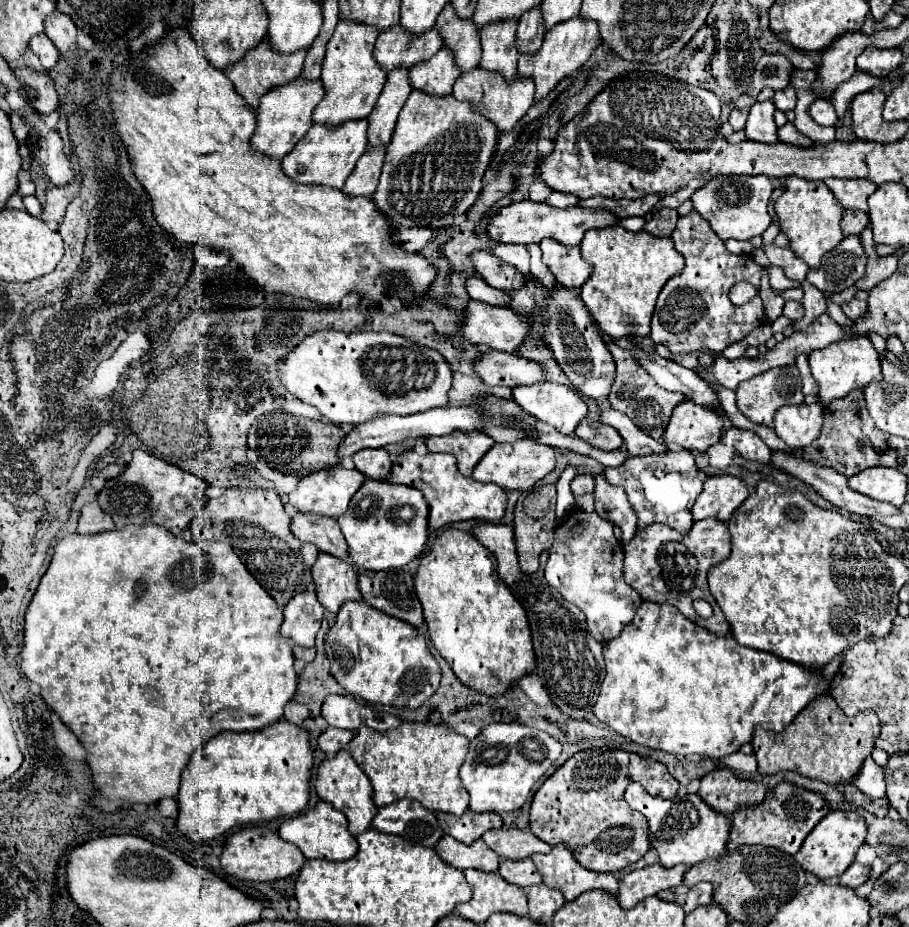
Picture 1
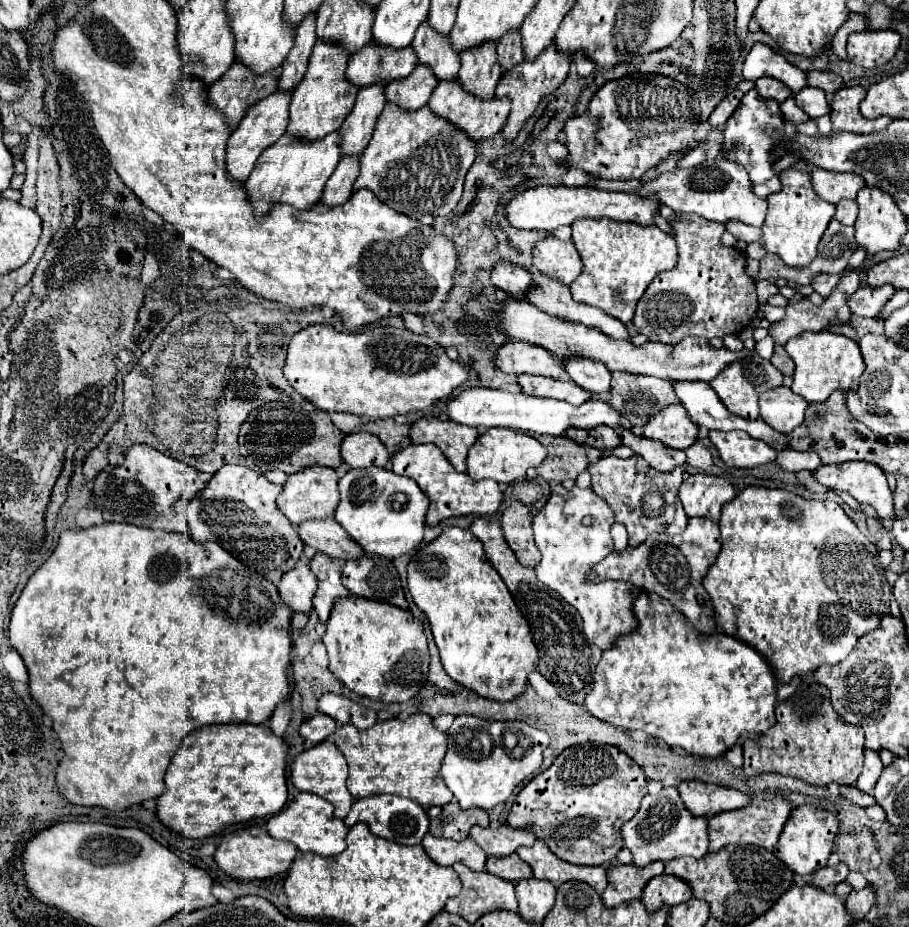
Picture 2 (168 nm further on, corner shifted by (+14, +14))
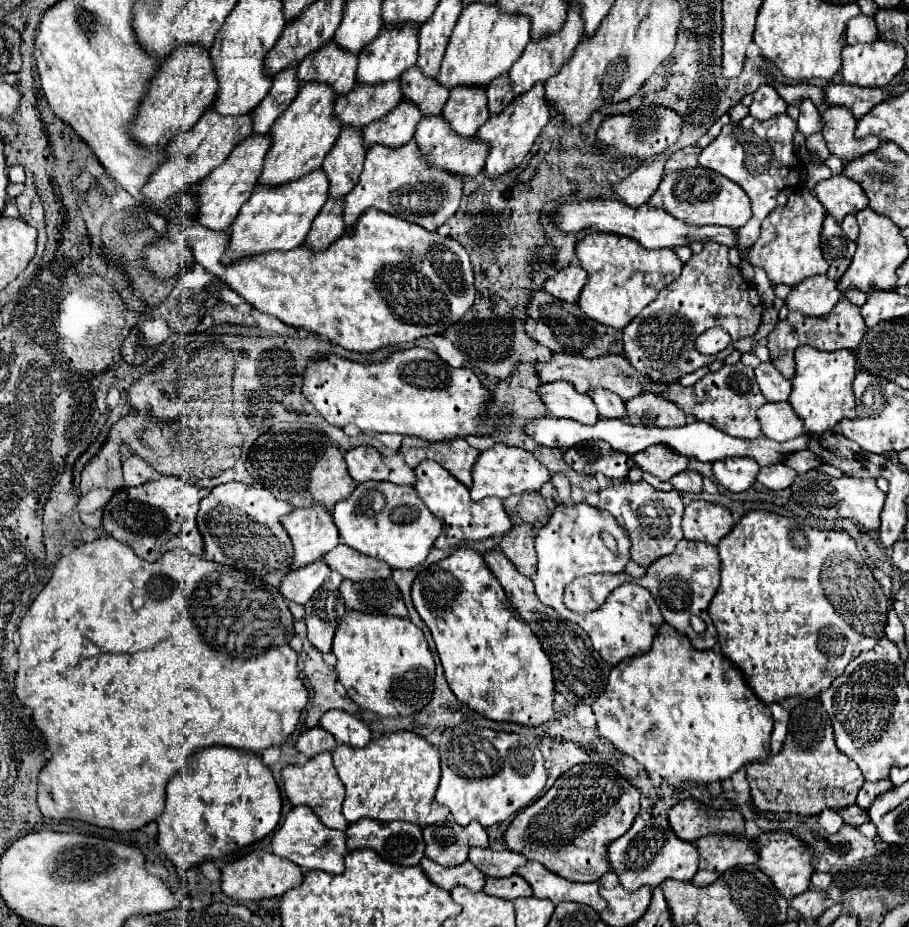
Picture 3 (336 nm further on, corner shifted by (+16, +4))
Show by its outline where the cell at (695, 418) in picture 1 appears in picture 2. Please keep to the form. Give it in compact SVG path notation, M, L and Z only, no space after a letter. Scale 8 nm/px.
M672 404L664 406L646 426L644 426L644 436L650 436L654 440L664 442L670 448L684 450L692 446L698 440L698 424L690 420L686 414L684 406Z

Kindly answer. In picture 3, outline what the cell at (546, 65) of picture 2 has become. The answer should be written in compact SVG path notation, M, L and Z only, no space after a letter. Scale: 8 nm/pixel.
M536 84L536 88L532 88L532 92L526 92L524 96L520 96L520 100L514 100L508 108L504 108L504 112L500 116L490 116L488 122L476 132L476 138L482 140L484 144L488 144L488 148L490 148L486 166L484 166L486 176L498 178L498 176L514 170L516 166L520 166L520 162L530 152L536 136L548 124L548 120L550 120L550 116L548 116L548 106L544 104L544 84Z

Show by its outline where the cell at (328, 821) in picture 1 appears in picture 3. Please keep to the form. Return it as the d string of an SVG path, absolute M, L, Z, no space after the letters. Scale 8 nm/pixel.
M296 806L286 814L282 826L274 832L272 850L276 856L298 864L304 872L324 870L330 874L344 872L344 856L348 852L346 834L340 830L330 830L324 824L320 824L320 818L308 806Z

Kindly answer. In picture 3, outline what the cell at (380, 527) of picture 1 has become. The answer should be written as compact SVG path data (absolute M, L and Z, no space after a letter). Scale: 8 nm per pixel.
M392 482L358 484L348 500L336 504L332 518L346 546L366 556L384 560L392 570L408 570L422 564L442 532L440 520L432 516L418 492L412 486L398 486Z

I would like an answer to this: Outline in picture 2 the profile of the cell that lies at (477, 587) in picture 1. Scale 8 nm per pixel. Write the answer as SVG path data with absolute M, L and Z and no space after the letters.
M448 526L436 540L426 544L408 564L408 590L414 604L430 622L444 670L456 682L484 698L500 702L512 700L526 690L528 674L536 670L538 650L532 642L528 622L516 610L516 604L500 574L486 560L482 542L470 530Z

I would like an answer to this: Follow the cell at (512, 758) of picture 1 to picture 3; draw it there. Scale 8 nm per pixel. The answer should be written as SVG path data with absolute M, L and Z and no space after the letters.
M460 724L444 730L438 748L442 758L442 778L436 802L450 808L460 826L468 826L472 820L478 820L484 828L500 824L544 794L548 772L544 768L542 752L522 734Z

